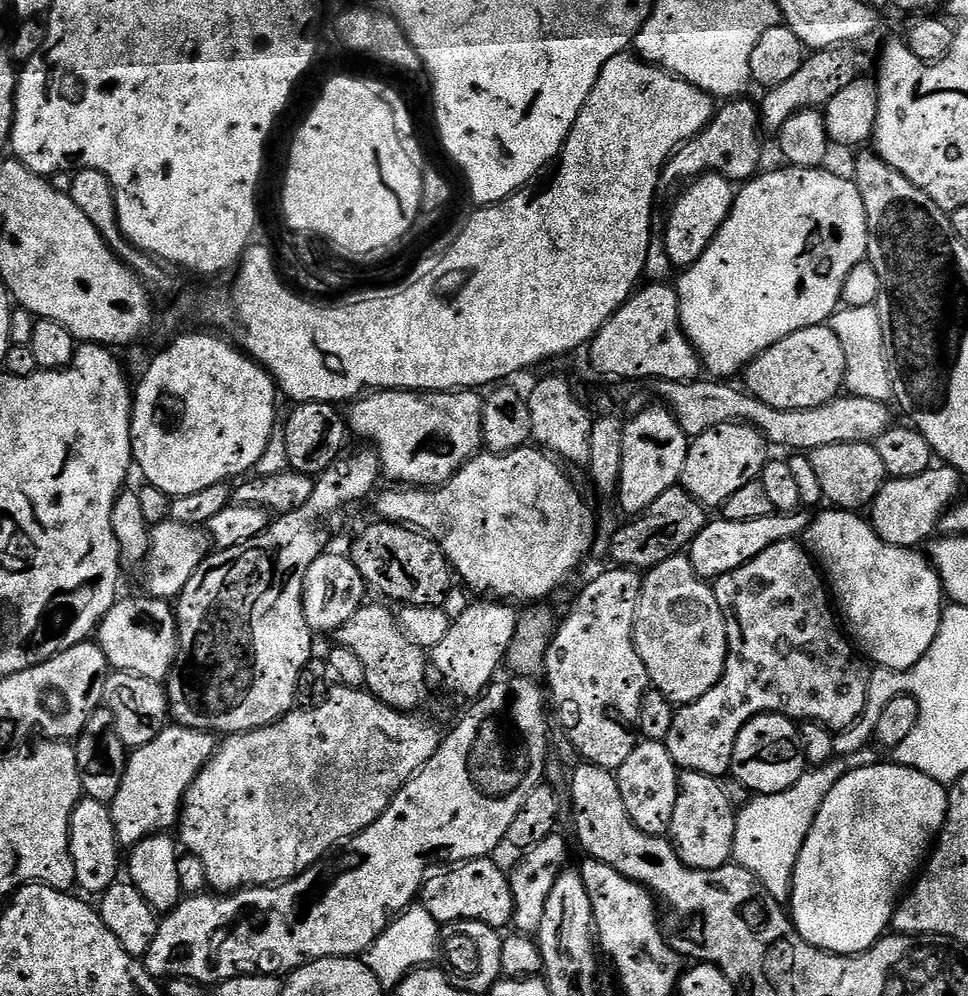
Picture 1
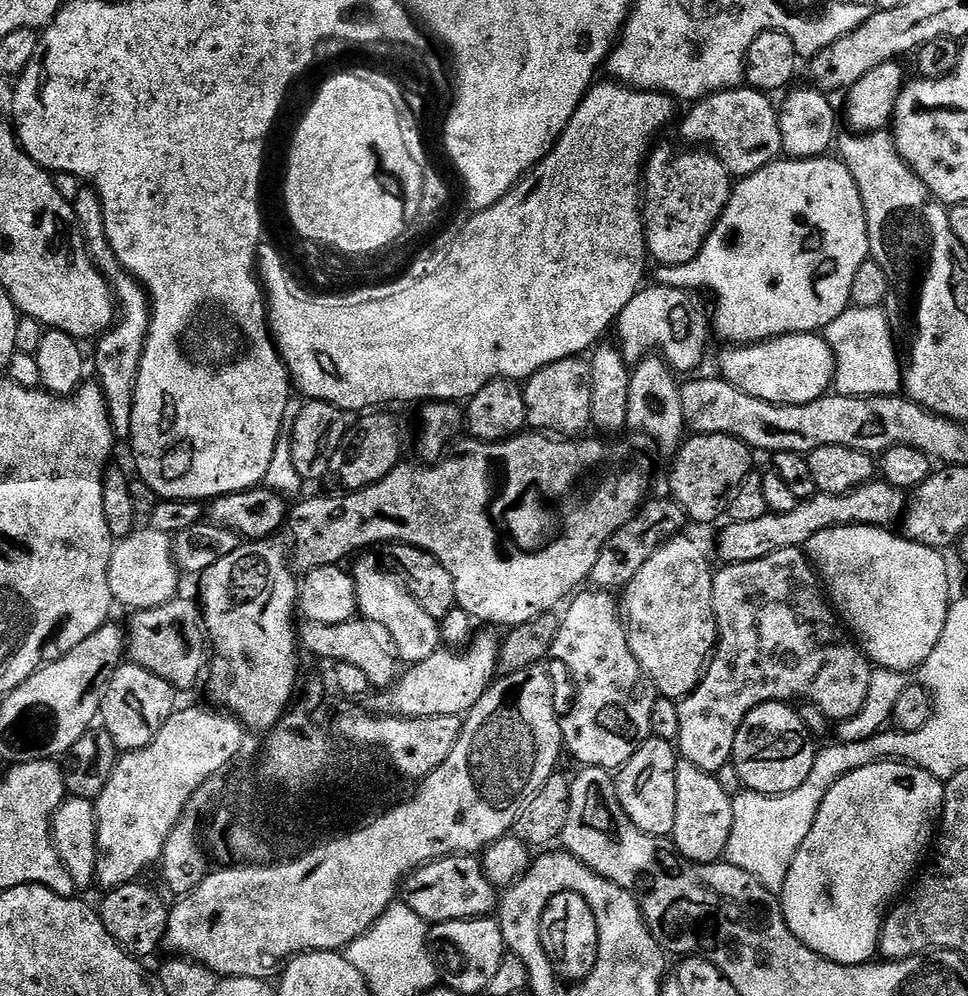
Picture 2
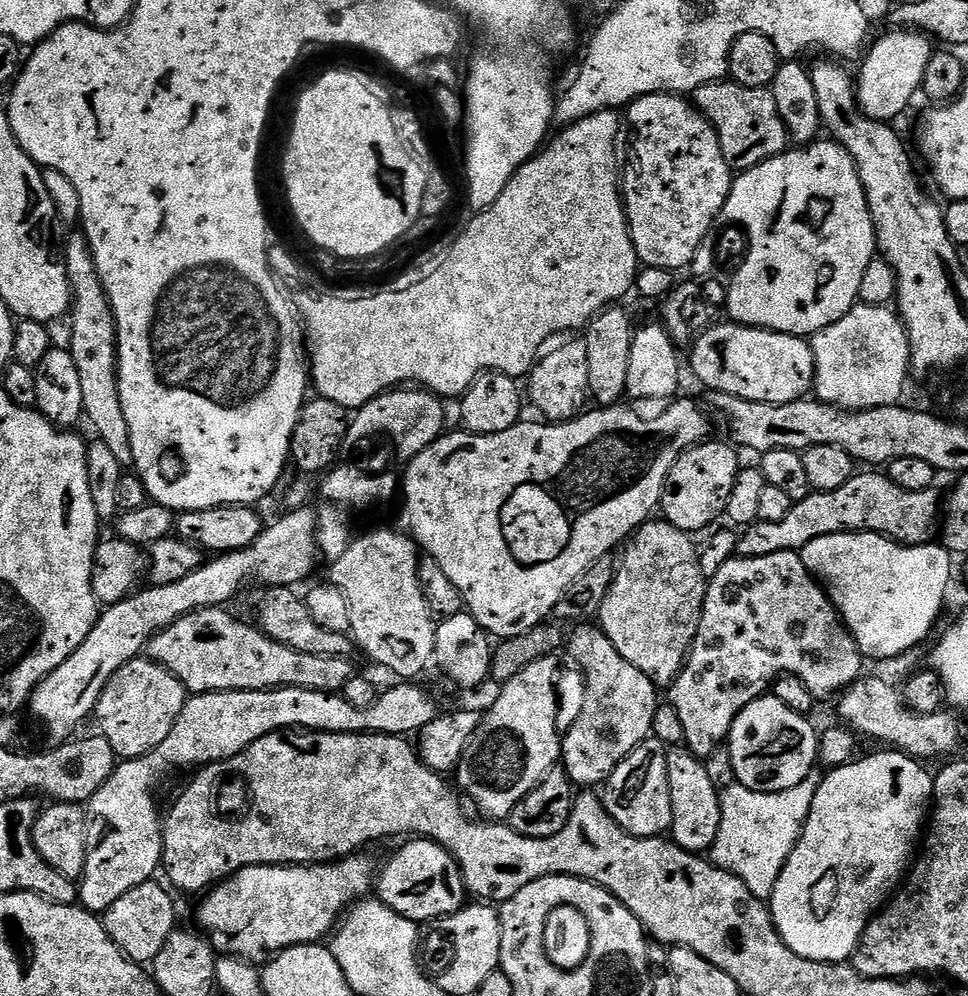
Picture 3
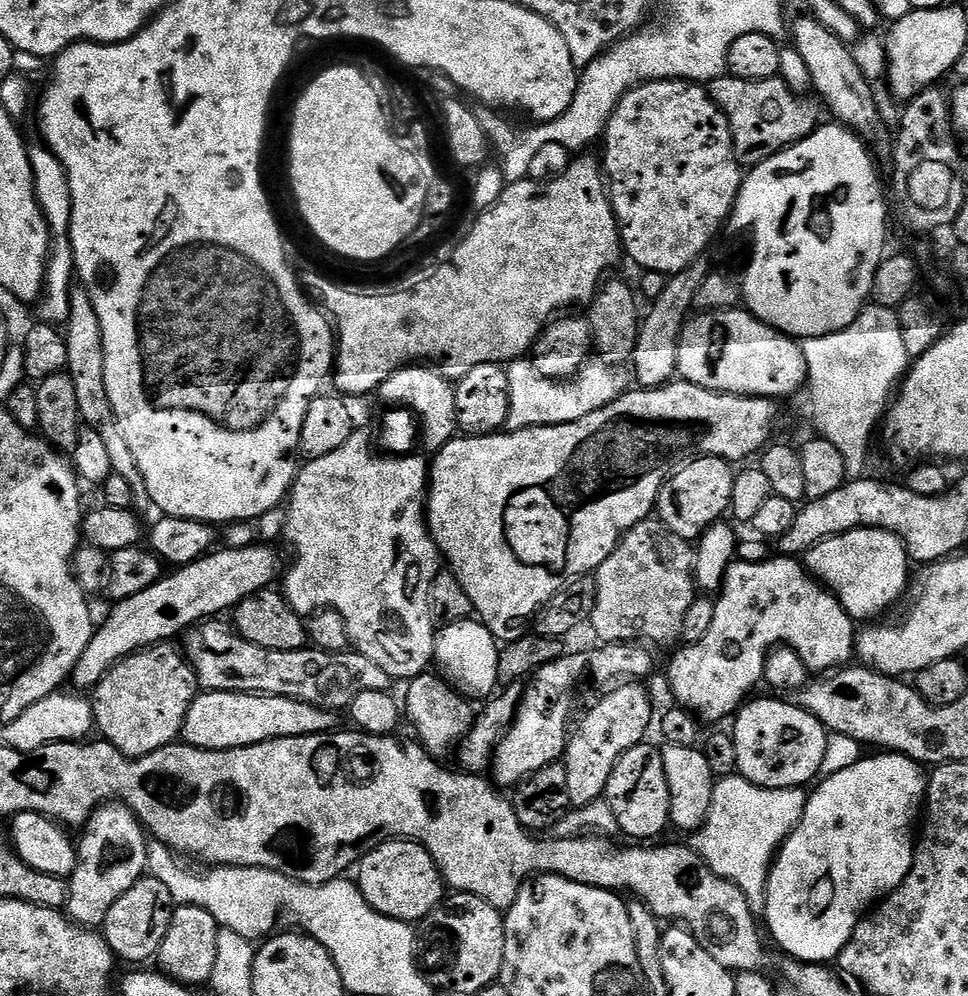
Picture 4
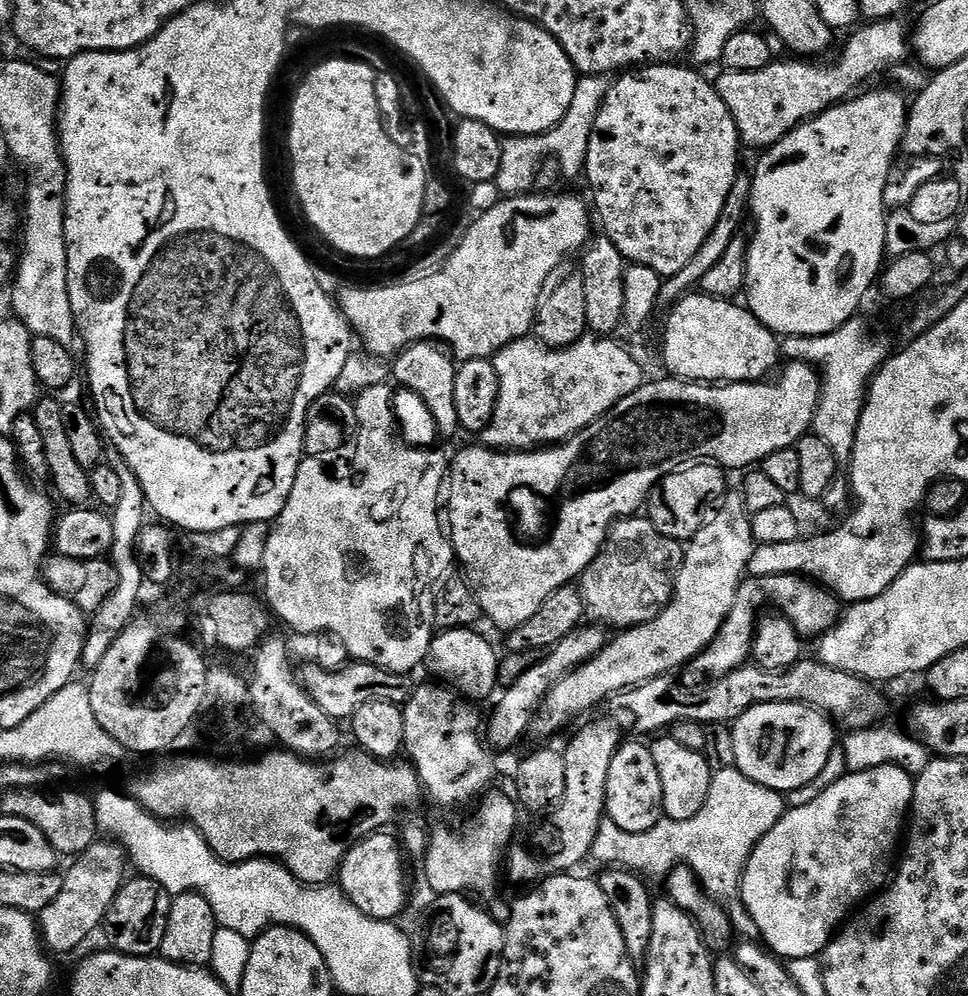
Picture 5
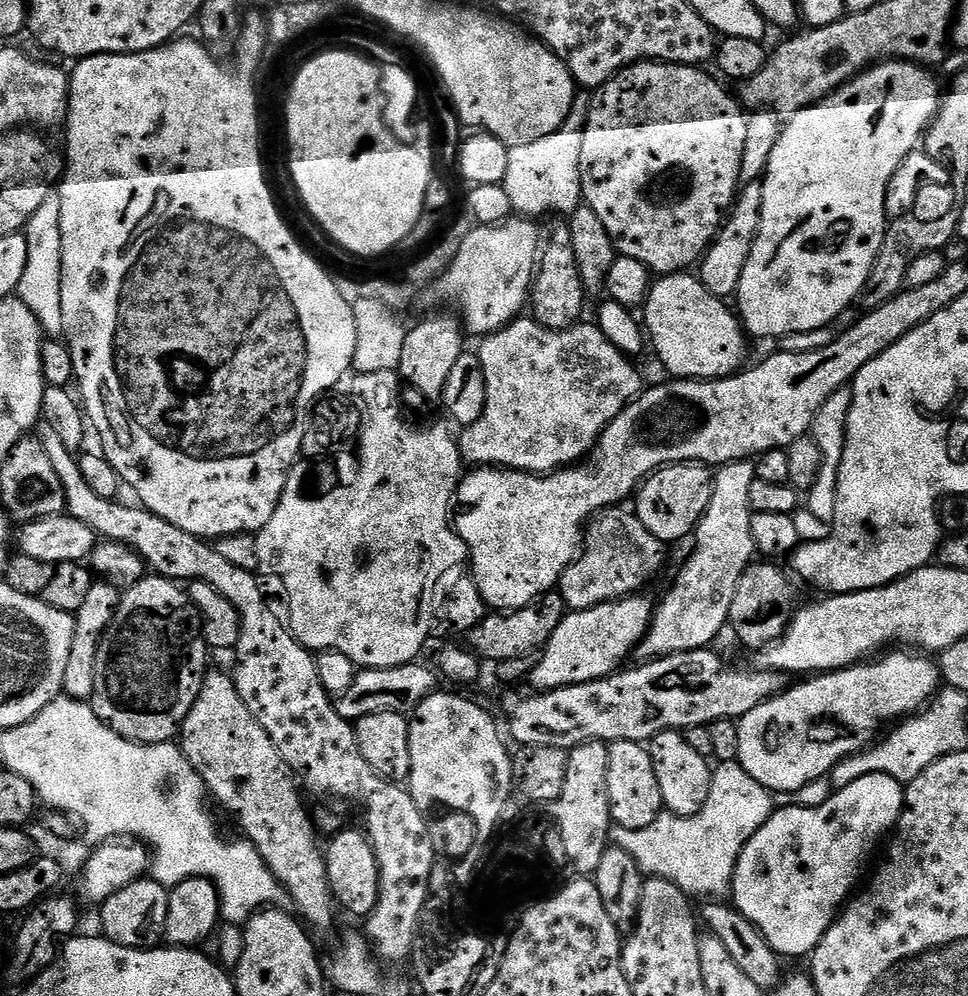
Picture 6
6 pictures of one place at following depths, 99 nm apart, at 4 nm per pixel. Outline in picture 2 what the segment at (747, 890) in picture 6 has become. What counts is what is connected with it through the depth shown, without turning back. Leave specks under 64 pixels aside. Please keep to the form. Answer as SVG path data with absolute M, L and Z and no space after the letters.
M881 762L866 766L862 770L854 770L850 774L843 776L842 779L824 795L824 801L818 810L818 818L814 818L814 826L810 826L810 834L806 834L806 842L802 842L802 846L796 851L796 857L792 859L792 865L790 866L788 877L784 883L782 911L792 933L794 933L810 951L817 952L819 956L824 956L836 964L869 963L869 961L873 959L874 951L878 946L880 927L883 926L885 916L888 915L890 909L893 907L894 901L892 901L892 899L894 899L900 891L903 893L905 889L909 887L914 873L921 867L922 861L925 859L926 853L933 843L934 825L937 823L942 805L944 805L944 784L938 778L931 776L926 770L915 768L913 764Z

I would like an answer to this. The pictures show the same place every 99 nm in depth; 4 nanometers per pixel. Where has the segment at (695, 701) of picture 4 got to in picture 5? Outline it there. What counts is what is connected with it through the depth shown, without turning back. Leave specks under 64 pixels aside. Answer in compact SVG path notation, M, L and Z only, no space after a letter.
M799 575L799 576L758 576L755 578L745 579L744 583L740 586L740 592L736 596L734 606L730 610L730 614L726 618L726 622L718 630L718 634L704 651L695 656L691 662L683 669L682 676L685 681L691 682L696 686L703 686L705 684L711 684L714 680L721 680L726 674L730 674L734 670L744 667L749 663L752 654L752 635L756 633L756 621L758 619L759 610L763 604L773 604L777 613L783 614L788 621L795 628L797 628L801 634L801 637L819 638L840 619L842 615L842 604L837 597L833 596L827 588Z

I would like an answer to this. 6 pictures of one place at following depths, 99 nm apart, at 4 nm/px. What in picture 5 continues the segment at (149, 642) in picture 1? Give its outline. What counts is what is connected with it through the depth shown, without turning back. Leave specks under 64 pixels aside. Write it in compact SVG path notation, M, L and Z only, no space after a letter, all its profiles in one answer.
M349 662L337 672L322 670L322 666L317 664L304 664L298 675L310 698L318 702L318 710L337 722L347 721L358 710L358 706L366 706L366 702L390 702L402 706L412 697L414 687L411 675L388 672L385 668L359 662Z

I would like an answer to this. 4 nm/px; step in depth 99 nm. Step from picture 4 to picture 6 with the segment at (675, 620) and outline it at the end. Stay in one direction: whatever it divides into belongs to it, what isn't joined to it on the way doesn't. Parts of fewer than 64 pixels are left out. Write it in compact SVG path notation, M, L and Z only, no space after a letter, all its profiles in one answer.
M617 506L601 511L587 525L582 551L575 562L560 575L558 591L573 612L590 610L611 600L622 600L645 591L644 587L664 568L663 540L654 538L631 511Z

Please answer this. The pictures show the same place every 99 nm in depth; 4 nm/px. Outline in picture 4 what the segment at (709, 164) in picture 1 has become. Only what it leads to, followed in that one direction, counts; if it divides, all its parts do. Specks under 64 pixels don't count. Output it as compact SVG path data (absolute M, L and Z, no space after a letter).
M725 74L717 80L707 81L706 87L708 96L720 107L728 120L732 150L737 161L745 165L748 163L748 166L758 165L774 153L797 144L812 133L822 120L822 108L815 99L804 100L808 98L793 94L787 82L779 78L743 80Z

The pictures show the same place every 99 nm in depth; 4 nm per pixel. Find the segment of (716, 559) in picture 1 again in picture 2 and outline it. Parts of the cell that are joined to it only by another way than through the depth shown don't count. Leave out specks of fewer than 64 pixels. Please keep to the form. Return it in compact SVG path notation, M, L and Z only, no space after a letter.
M873 478L846 494L815 492L810 498L799 501L794 510L754 518L754 522L728 522L716 540L716 556L724 564L741 564L766 558L778 550L803 549L814 534L832 528L852 528L865 524L868 528L888 528L901 523L906 496L901 489L890 486L883 478Z

